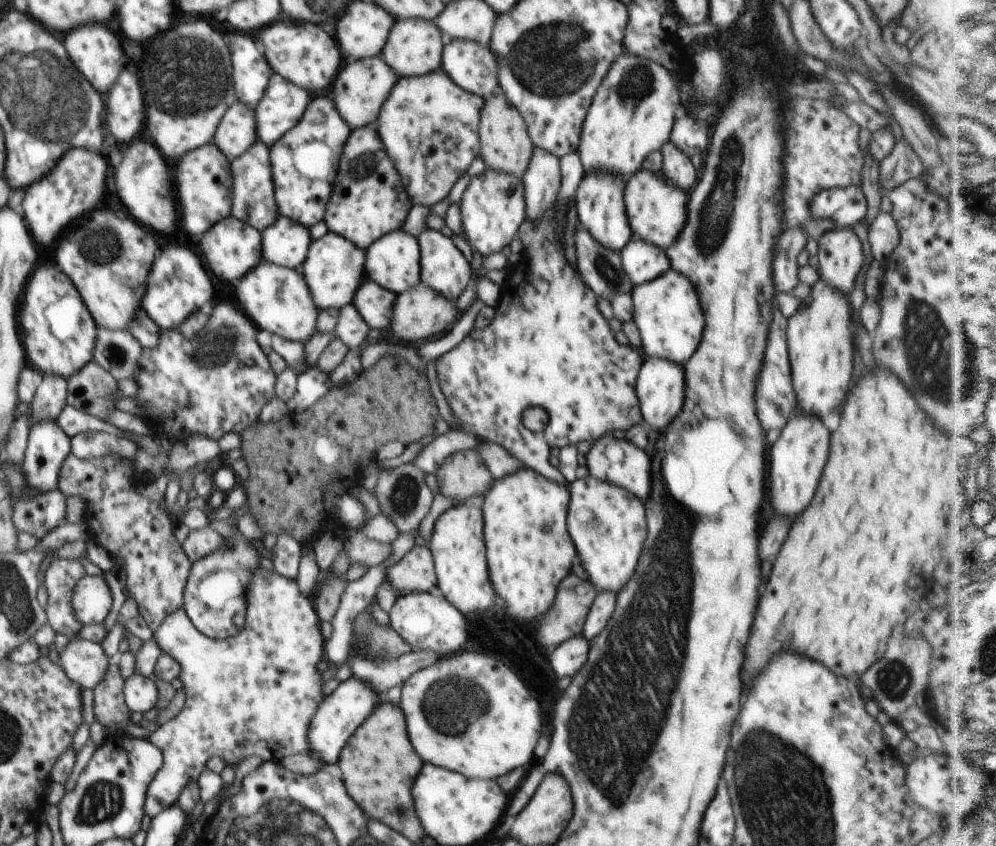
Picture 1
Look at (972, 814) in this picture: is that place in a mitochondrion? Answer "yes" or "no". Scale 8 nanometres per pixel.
no

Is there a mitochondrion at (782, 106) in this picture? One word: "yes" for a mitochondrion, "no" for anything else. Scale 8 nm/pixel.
no

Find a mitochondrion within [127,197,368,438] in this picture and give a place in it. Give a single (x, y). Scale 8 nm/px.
(217, 349)

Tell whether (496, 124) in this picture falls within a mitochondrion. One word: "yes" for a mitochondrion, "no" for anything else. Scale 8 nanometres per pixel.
no

